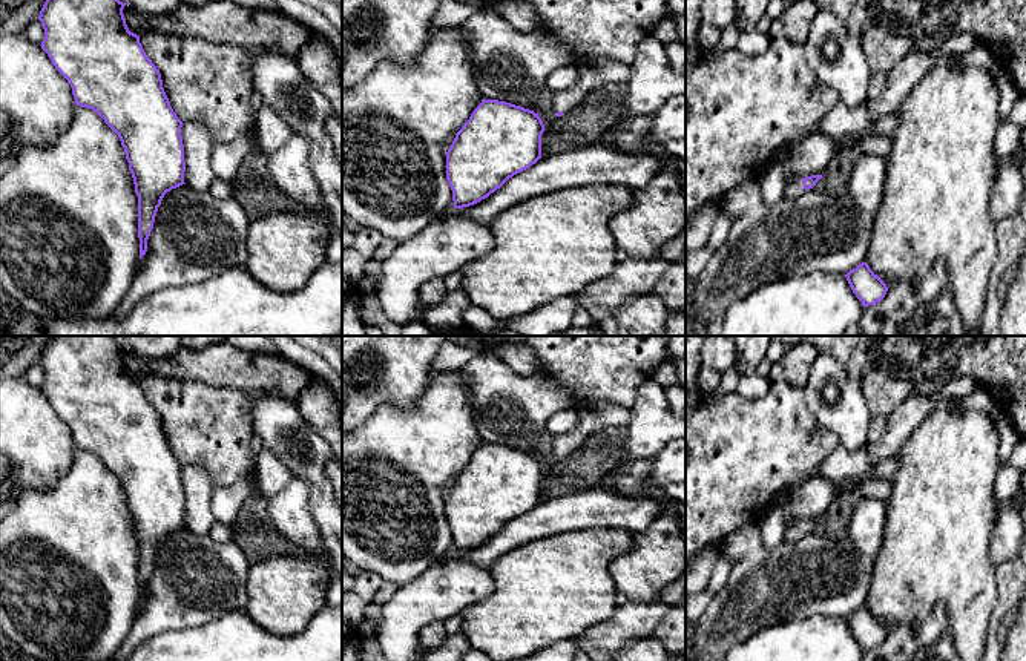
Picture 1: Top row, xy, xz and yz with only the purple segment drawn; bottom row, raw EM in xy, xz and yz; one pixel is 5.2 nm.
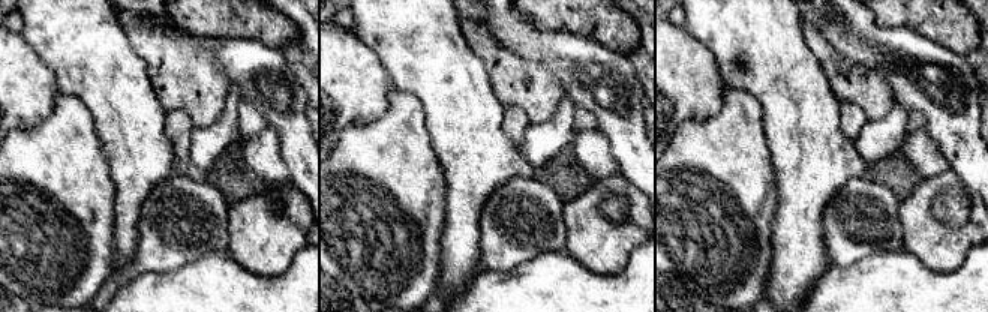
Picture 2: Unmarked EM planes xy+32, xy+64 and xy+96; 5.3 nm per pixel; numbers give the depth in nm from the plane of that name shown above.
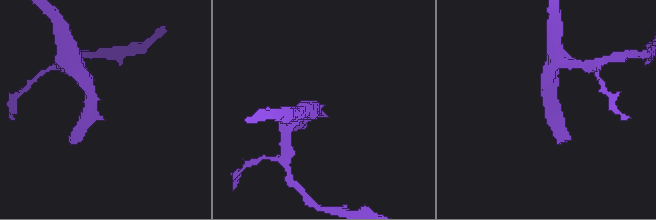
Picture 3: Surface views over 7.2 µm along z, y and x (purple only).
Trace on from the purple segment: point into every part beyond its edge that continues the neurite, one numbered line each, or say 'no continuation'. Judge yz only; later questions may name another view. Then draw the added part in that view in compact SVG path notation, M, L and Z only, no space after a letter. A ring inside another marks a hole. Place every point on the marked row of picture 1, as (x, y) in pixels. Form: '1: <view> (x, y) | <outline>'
no continuation

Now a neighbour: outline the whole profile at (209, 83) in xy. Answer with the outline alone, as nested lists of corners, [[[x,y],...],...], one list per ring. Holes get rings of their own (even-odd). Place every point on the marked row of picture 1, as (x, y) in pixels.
[[[146,31],[140,43],[161,74],[164,92],[181,121],[204,124],[215,143],[230,143],[253,123],[250,51]]]

